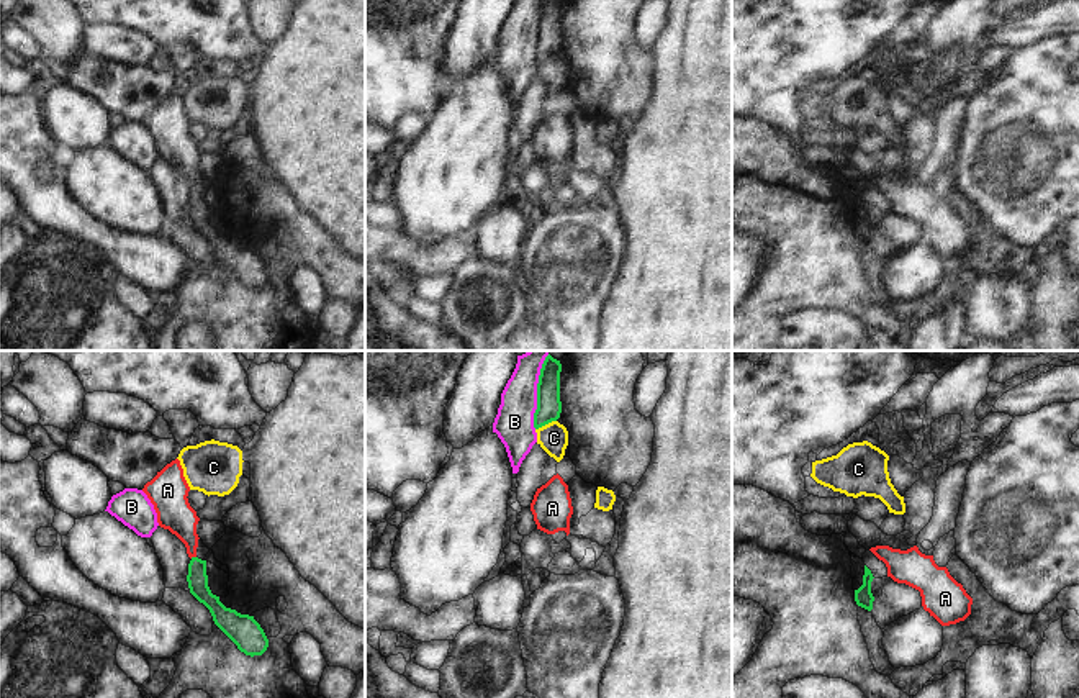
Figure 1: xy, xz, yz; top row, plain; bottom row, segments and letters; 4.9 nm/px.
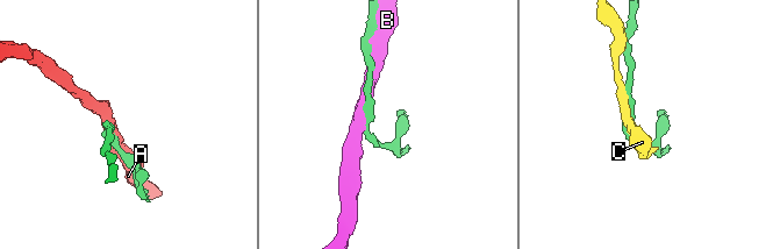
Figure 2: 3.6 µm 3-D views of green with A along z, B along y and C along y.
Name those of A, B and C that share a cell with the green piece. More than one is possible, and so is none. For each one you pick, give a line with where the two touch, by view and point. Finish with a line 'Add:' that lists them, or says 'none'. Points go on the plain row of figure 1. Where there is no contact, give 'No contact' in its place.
A: Touches green at xy (192, 190)
Add: A

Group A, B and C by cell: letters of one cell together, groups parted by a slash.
A / B / C

